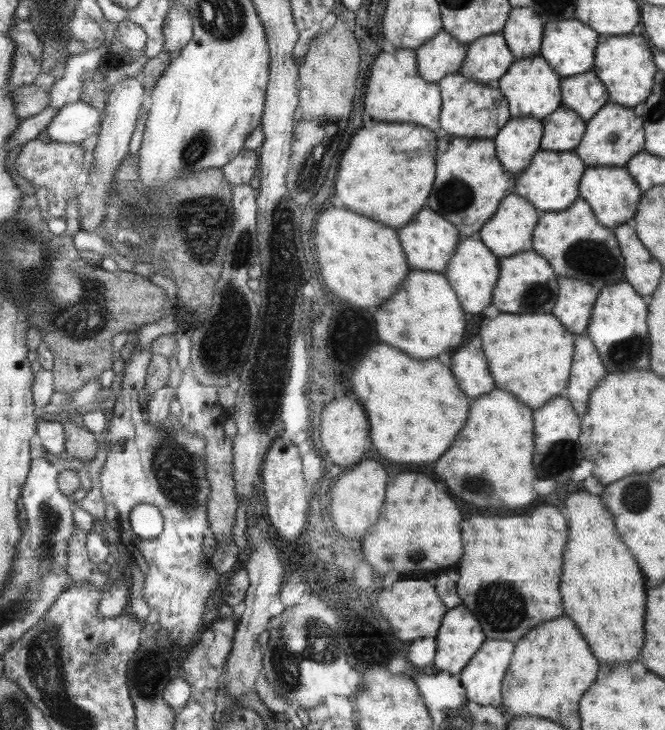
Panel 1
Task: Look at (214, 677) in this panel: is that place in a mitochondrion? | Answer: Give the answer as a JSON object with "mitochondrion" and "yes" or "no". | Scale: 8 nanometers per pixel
{"mitochondrion":"no"}

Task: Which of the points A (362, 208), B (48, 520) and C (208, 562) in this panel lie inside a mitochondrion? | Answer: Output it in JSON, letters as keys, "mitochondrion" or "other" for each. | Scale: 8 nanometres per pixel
{"A":"other","B":"mitochondrion","C":"other"}

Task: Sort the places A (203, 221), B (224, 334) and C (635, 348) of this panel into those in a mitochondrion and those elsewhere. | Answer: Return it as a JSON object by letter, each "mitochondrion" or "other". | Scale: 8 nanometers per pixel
{"A":"mitochondrion","B":"mitochondrion","C":"mitochondrion"}

